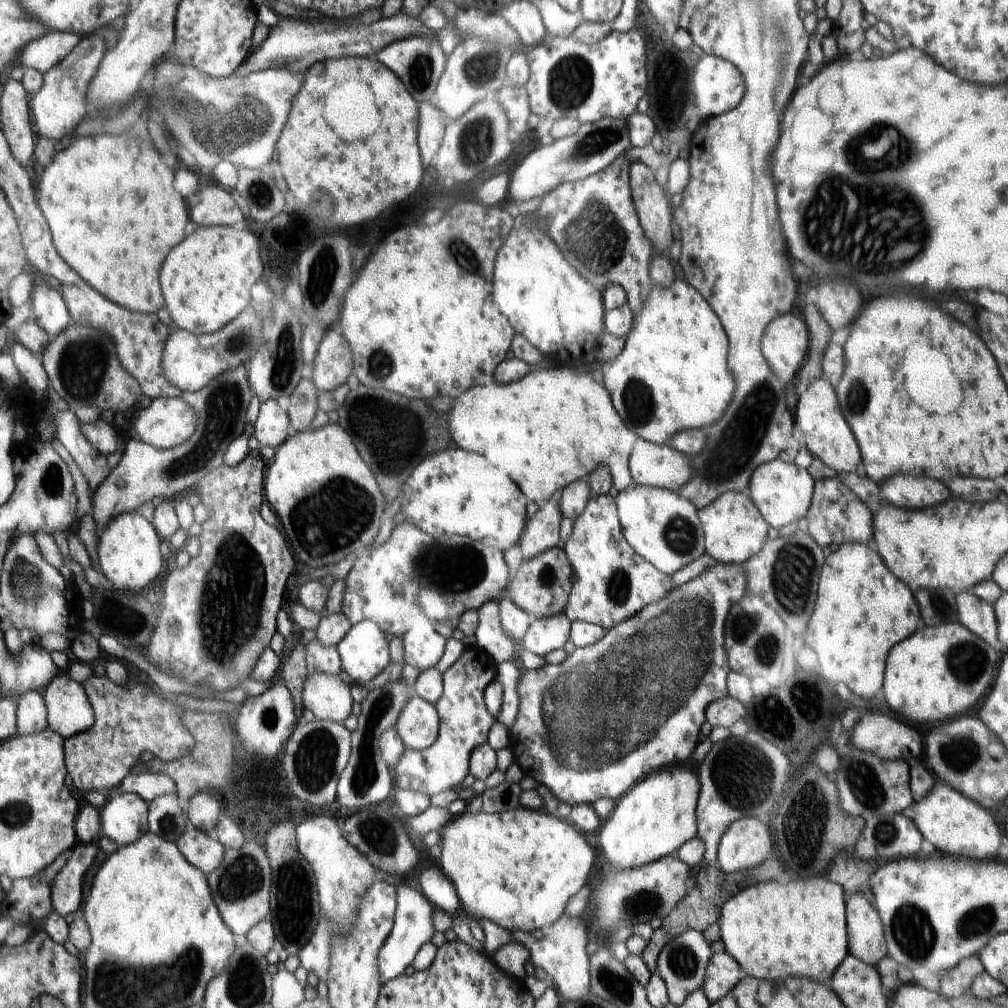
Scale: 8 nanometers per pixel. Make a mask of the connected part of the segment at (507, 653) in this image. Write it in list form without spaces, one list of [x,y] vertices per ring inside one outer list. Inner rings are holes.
[[[491,601],[477,610],[479,625],[475,630],[476,646],[487,649],[498,663],[512,661],[519,654],[517,644],[507,638],[499,615],[498,602]]]

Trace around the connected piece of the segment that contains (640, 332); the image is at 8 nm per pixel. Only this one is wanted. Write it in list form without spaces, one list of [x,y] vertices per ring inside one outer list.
[[[677,278],[668,288],[655,287],[621,352],[592,365],[592,372],[596,369],[602,372],[604,386],[612,392],[616,408],[620,408],[619,415],[628,420],[628,428],[632,428],[639,439],[670,446],[670,440],[679,432],[718,423],[735,395],[735,378],[727,363],[729,338],[718,316],[700,294],[688,282]]]

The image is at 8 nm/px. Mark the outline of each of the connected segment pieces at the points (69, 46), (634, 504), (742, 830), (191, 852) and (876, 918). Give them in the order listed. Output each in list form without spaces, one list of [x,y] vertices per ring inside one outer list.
[[[56,31],[32,43],[22,54],[22,65],[35,68],[45,75],[66,60],[82,42],[78,33]]]
[[[634,485],[620,491],[615,501],[628,544],[660,572],[674,575],[704,554],[698,509],[686,497],[668,489]]]
[[[756,818],[736,819],[728,829],[724,844],[719,844],[718,864],[724,872],[756,867],[772,852],[768,830]]]
[[[190,821],[178,844],[190,863],[205,874],[215,871],[226,854],[226,849],[216,837],[198,830]]]
[[[863,894],[848,897],[848,936],[851,955],[878,968],[887,955],[886,933],[879,911]]]

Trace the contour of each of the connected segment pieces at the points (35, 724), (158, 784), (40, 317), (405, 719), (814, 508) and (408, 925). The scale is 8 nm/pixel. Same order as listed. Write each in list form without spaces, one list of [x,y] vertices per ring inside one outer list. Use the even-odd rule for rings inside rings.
[[[44,691],[24,692],[19,706],[19,734],[35,735],[50,728],[50,716]]]
[[[166,773],[131,774],[118,788],[118,792],[143,796],[150,804],[158,797],[178,793],[177,782]]]
[[[45,275],[36,276],[37,288],[31,306],[33,317],[48,332],[52,340],[76,324],[62,290],[54,290],[44,281]]]
[[[411,694],[395,727],[406,748],[421,751],[436,742],[441,722],[435,705]]]
[[[836,477],[817,480],[814,498],[807,512],[809,535],[822,546],[836,546],[844,543],[867,544],[873,539],[873,512],[862,502],[852,490]]]
[[[402,878],[393,881],[396,888],[398,888],[398,910],[395,912],[394,926],[390,938],[386,940],[379,952],[379,971],[383,978],[383,984],[404,973],[406,968],[412,965],[418,950],[427,942],[434,940],[433,936],[436,932],[432,924],[432,916],[434,916],[436,909],[424,894],[410,886],[406,886]]]

